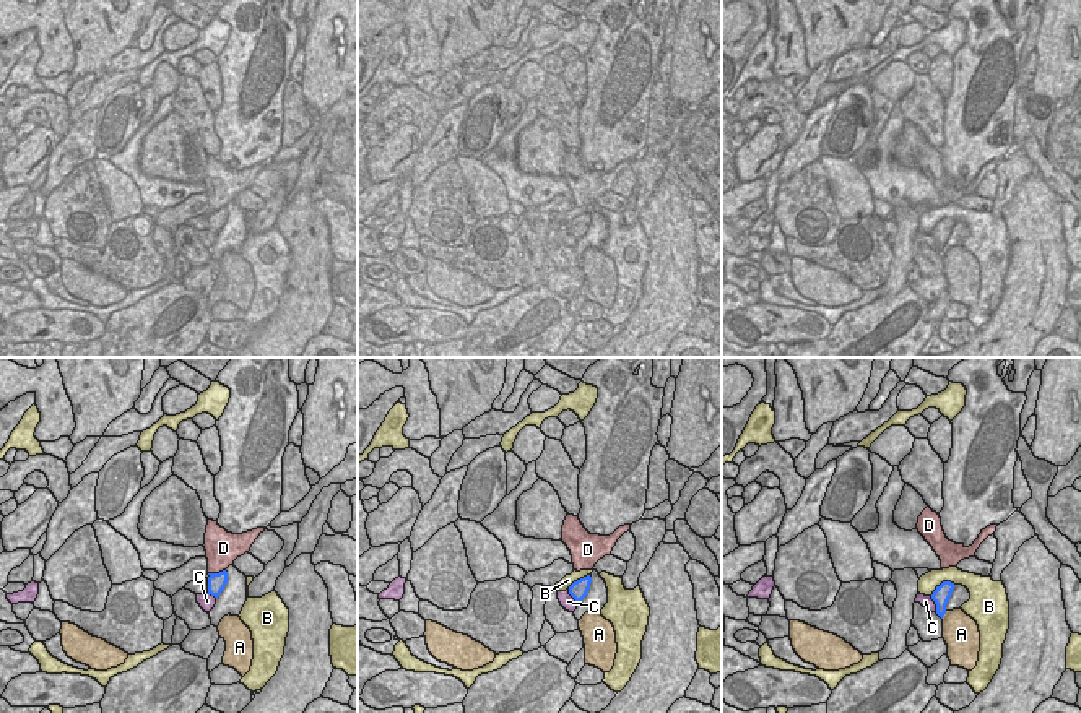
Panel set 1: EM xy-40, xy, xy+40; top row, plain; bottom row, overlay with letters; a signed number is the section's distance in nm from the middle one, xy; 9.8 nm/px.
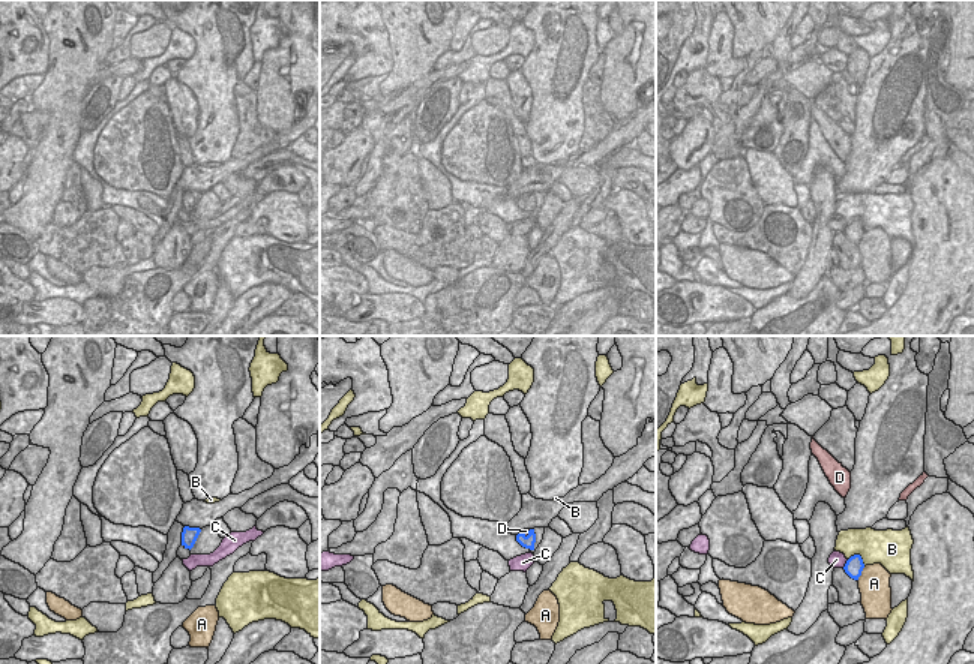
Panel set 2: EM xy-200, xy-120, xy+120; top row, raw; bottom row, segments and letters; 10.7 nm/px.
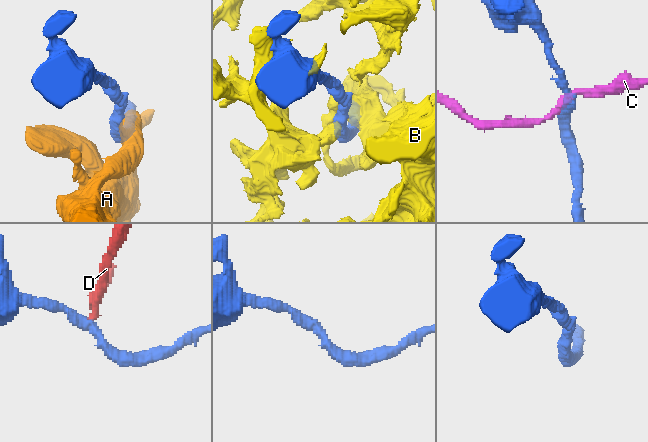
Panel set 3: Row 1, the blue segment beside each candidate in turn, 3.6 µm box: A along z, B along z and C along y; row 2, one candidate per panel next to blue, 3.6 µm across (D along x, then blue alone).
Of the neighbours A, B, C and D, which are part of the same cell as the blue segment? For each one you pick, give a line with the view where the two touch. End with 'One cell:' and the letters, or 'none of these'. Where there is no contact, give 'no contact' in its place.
One cell: none of these

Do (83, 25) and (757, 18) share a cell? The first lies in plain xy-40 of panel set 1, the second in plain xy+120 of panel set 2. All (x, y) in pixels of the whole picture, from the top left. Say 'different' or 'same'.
same

